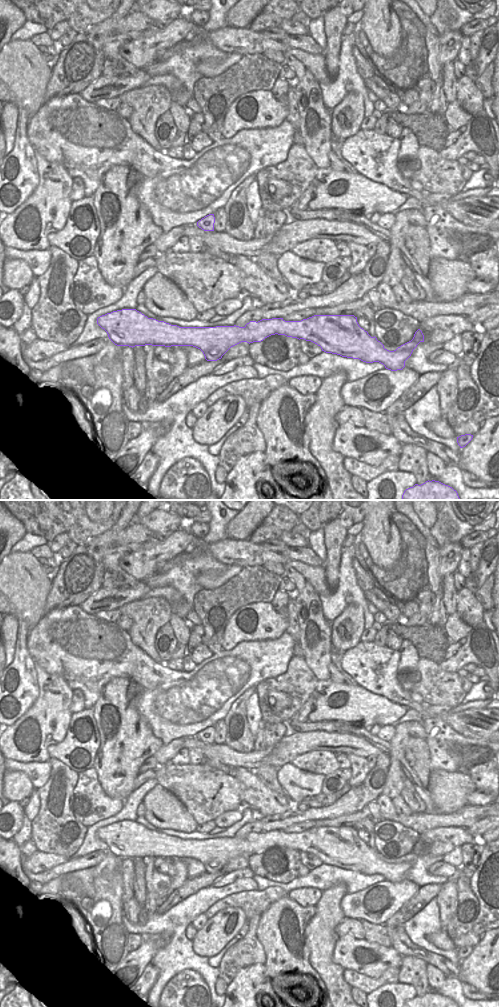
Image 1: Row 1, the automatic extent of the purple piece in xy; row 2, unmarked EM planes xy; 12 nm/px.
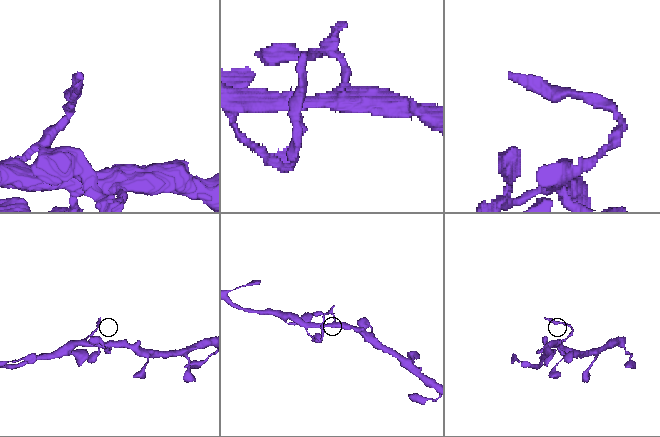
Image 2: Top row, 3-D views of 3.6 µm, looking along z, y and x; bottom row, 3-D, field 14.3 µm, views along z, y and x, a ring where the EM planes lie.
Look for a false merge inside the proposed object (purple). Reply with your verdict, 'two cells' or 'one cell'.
one cell

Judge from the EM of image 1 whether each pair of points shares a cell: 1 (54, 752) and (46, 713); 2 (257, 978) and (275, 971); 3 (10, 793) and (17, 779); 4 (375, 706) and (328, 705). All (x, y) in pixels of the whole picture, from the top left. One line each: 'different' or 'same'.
1: different
2: different
3: same
4: same

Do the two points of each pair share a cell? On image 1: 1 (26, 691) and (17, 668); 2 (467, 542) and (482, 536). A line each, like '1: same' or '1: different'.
1: same
2: same

